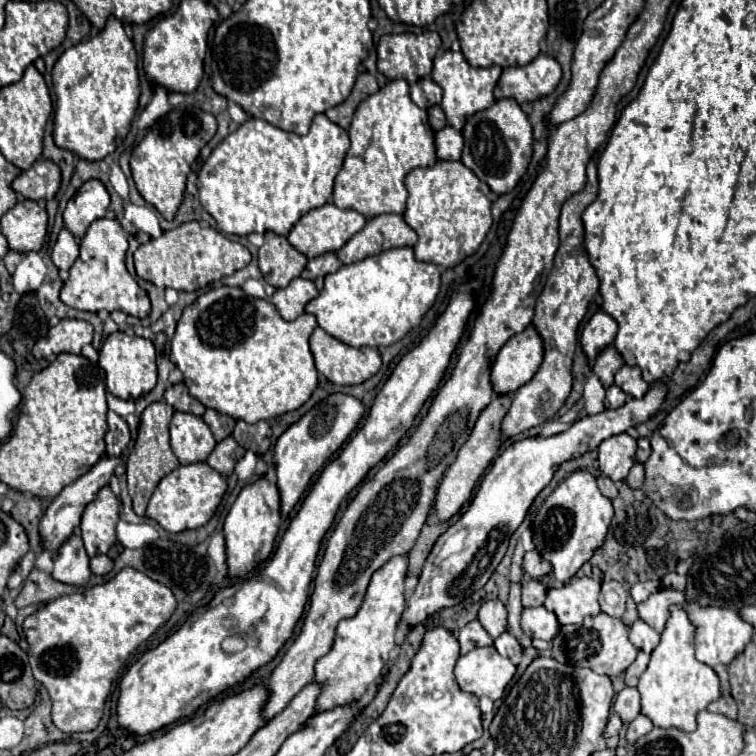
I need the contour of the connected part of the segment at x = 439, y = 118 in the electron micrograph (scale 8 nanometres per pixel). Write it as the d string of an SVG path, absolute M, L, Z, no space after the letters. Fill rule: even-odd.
M434 105L434 107L428 107L428 117L430 117L430 127L434 131L440 131L446 127L446 115L442 111L440 105Z

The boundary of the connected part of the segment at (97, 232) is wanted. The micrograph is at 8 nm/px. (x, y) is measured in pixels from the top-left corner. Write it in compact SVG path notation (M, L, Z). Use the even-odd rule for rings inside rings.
M104 217L104 219L94 221L80 241L80 257L70 267L70 279L68 279L68 283L64 283L60 299L68 307L80 309L80 311L106 309L110 313L124 311L138 319L148 317L152 311L150 299L148 299L146 291L140 289L138 283L130 277L130 273L124 265L126 251L128 251L128 241L116 219Z

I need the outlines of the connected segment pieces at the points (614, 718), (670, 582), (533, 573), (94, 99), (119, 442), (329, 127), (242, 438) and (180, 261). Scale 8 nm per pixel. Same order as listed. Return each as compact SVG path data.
M616 714L610 715L605 727L604 737L608 739L612 736L618 735L622 725L623 725L623 722L620 721L620 717L618 715Z
M668 573L662 579L662 583L664 583L664 587L670 587L670 589L680 589L680 591L686 589L686 577L678 575L678 573Z
M528 551L524 555L522 569L532 579L542 579L544 575L548 575L552 571L552 567L548 565L548 561L544 561L544 557L540 557L540 553L536 553L536 551Z
M108 17L106 27L86 43L78 43L66 49L54 65L52 85L56 93L54 111L54 143L60 149L76 153L86 161L102 161L106 155L114 153L130 131L132 117L138 107L140 83L138 83L138 59L132 41L124 33L122 23L116 17Z
M112 409L108 411L108 433L106 433L106 453L108 455L122 455L130 441L130 429L128 423L116 415Z
M316 115L310 133L300 137L294 133L284 133L264 119L250 117L234 133L230 133L204 161L198 173L198 199L202 207L214 217L218 229L228 235L250 235L274 231L278 235L288 235L296 221L308 211L322 207L332 197L334 177L338 175L346 151L350 147L348 133L332 123L326 115Z
M238 421L234 427L232 437L248 451L252 453L266 453L270 449L270 425L266 421L258 421L258 423L246 423L246 421Z
M198 221L184 223L172 231L164 231L162 237L150 239L140 245L134 253L136 275L156 287L172 287L176 291L196 291L204 289L208 283L220 281L250 263L250 251L236 241L226 239L212 227L200 225Z

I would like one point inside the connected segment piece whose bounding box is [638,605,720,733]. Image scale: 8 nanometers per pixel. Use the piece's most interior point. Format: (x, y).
(675, 686)

